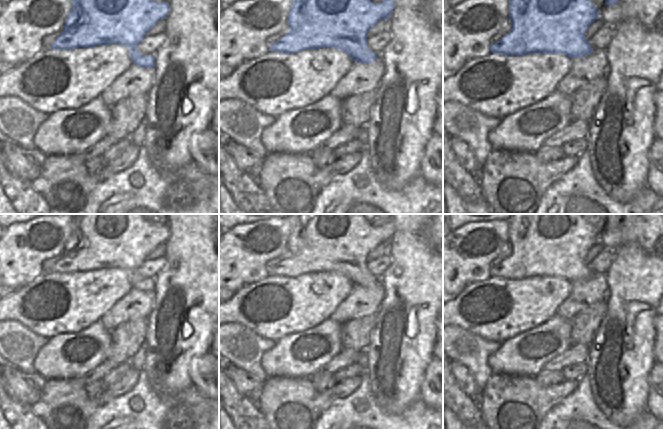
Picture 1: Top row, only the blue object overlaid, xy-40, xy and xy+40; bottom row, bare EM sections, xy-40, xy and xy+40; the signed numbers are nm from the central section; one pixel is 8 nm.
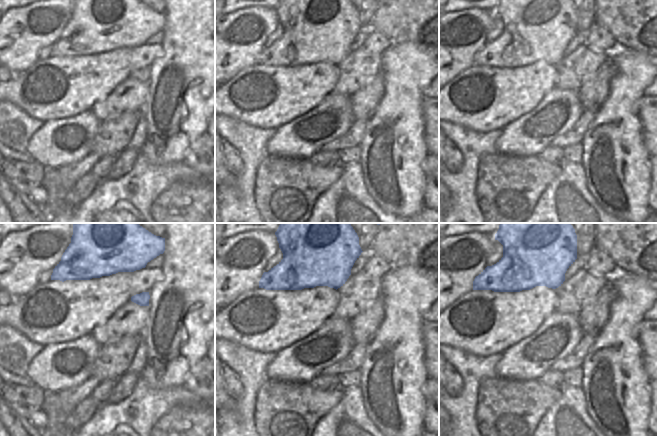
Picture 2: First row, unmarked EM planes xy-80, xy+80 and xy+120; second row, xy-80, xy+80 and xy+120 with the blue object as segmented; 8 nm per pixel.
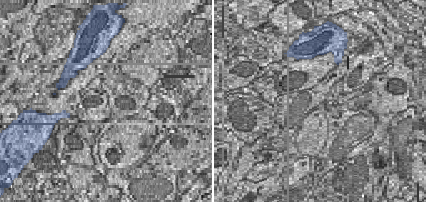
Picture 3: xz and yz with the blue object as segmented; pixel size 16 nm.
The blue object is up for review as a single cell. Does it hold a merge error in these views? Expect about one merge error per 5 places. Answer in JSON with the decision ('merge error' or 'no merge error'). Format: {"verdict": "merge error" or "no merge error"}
{"verdict": "no merge error"}

